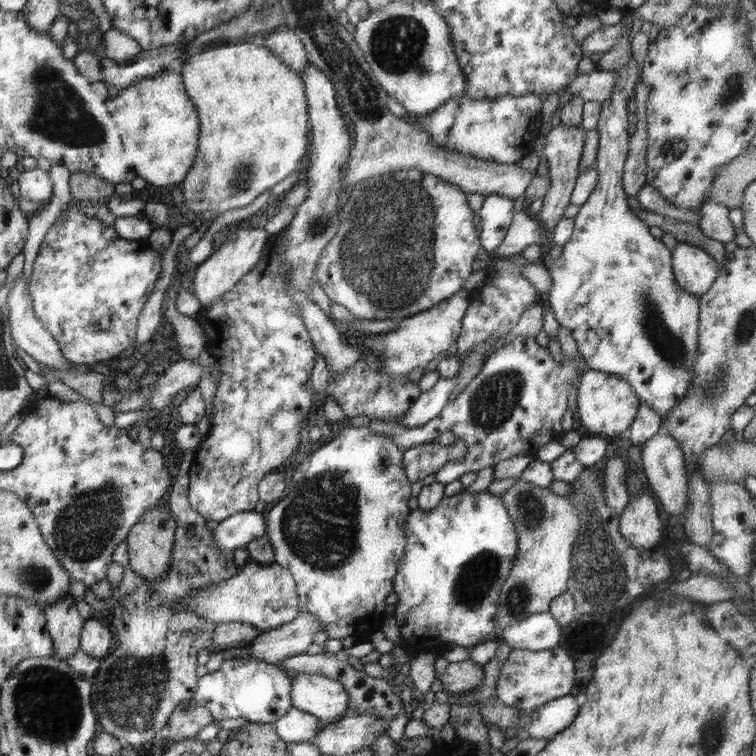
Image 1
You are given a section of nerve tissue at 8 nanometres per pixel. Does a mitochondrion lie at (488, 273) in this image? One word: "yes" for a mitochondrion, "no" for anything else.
no

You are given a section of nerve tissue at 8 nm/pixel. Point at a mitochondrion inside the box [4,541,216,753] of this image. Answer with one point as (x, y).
(43, 698)

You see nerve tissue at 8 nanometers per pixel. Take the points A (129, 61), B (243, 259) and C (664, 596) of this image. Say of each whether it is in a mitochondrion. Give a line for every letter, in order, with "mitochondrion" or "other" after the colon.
A: other
B: other
C: other

